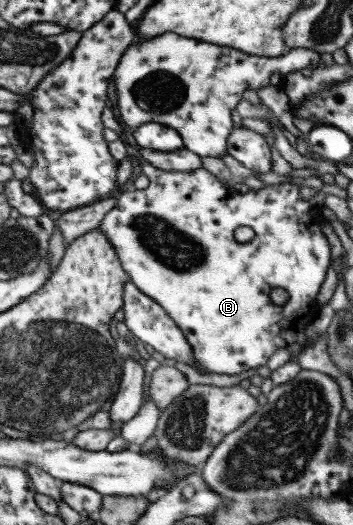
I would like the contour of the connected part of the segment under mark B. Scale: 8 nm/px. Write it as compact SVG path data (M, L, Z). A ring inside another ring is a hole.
M136 158L141 166L142 173L150 179L150 186L146 190L134 190L134 192L124 192L119 195L119 204L111 212L106 214L104 221L98 226L98 229L108 238L113 248L118 254L118 259L122 268L130 276L132 284L138 287L140 292L146 294L155 300L157 304L172 318L172 321L180 327L188 343L192 345L196 367L201 374L217 372L218 374L235 375L246 372L251 369L264 366L276 352L276 350L288 350L289 360L298 361L298 356L303 348L310 343L316 342L306 334L306 328L312 325L318 317L322 306L318 305L316 296L320 292L322 283L332 264L332 250L322 228L325 219L322 217L320 207L312 206L309 200L303 200L300 196L300 187L298 184L281 183L274 186L267 186L262 190L253 190L247 194L239 194L234 188L225 188L219 180L202 168L196 168L194 171L164 171L156 168L144 158ZM240 226L248 226L256 232L255 238L246 244L236 242L234 230ZM273 288L284 288L288 292L288 301L284 306L276 306L270 300L270 292Z

